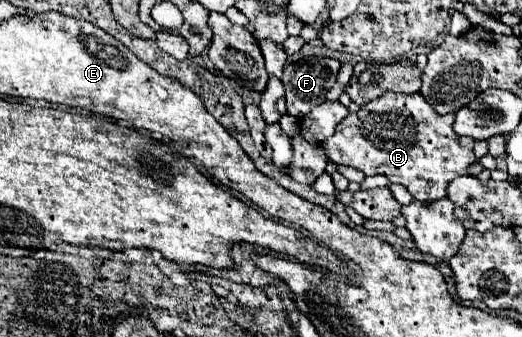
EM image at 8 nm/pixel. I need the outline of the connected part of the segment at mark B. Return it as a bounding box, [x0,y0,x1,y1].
[323,92,477,202]

